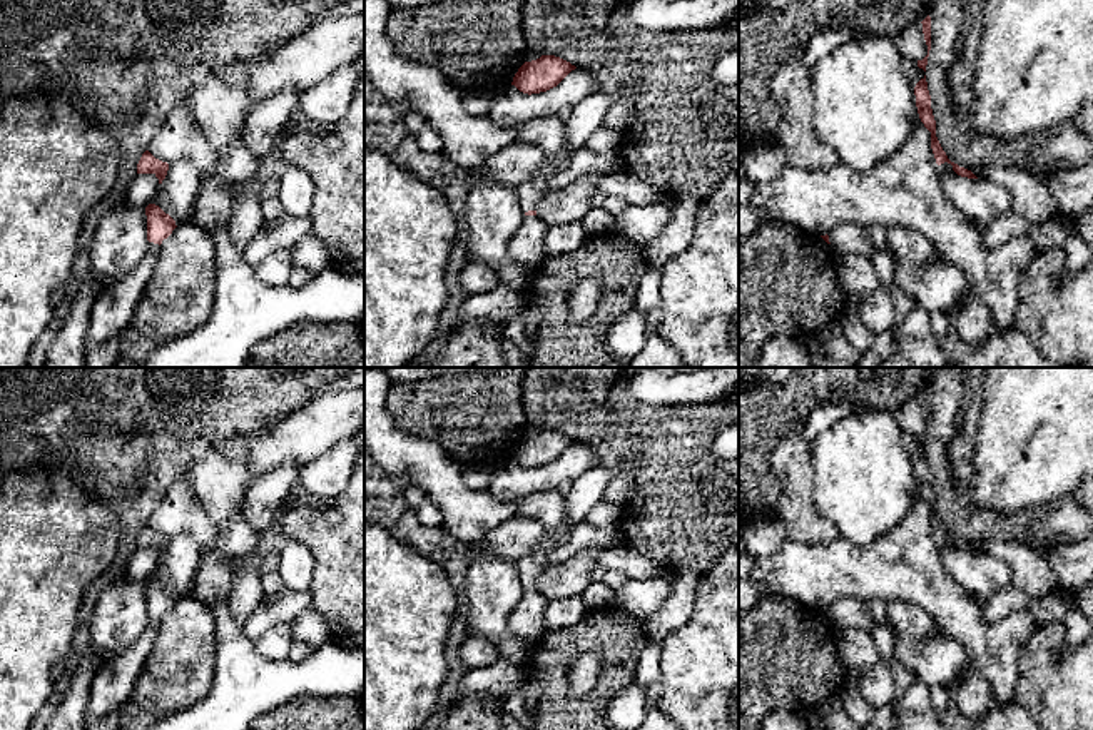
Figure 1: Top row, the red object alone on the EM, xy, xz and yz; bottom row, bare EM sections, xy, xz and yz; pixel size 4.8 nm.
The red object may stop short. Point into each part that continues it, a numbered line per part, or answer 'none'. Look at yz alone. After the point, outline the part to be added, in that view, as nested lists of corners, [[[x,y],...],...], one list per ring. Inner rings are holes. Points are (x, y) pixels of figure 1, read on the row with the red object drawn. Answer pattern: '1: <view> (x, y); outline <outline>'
none

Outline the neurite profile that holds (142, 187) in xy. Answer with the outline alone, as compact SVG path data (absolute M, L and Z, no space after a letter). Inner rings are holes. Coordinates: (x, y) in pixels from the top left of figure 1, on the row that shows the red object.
M137 174L127 187L124 204L145 209L152 202L157 185L159 179L155 174Z

